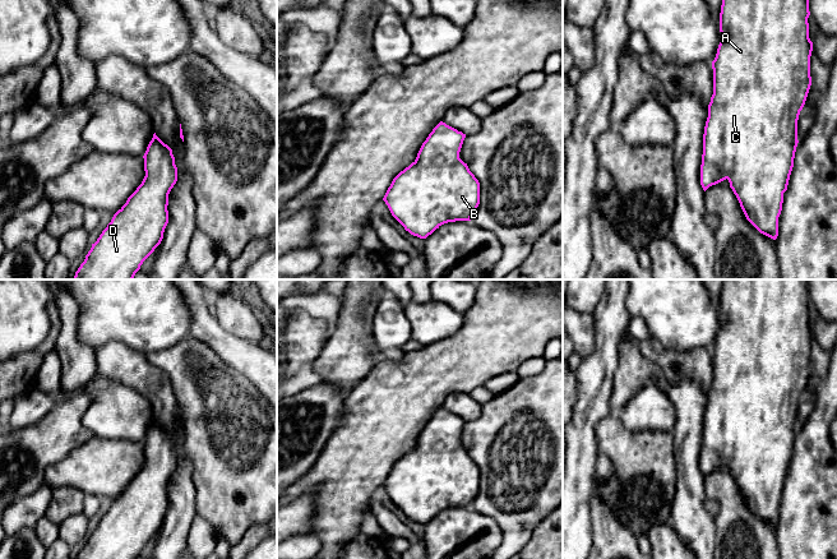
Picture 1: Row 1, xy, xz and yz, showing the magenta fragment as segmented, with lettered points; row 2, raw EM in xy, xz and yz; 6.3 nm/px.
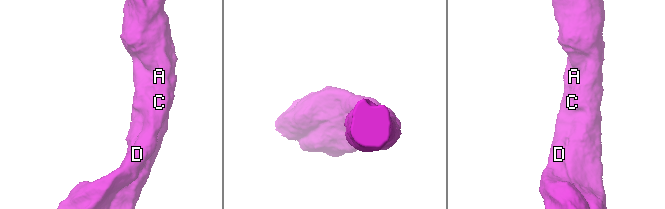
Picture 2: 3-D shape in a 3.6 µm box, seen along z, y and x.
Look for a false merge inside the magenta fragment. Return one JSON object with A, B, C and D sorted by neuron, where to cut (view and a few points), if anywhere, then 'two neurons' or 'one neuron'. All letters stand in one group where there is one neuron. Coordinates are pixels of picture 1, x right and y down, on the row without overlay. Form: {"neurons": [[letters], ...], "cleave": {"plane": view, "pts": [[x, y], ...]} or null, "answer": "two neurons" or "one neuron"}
{"neurons": [["A", "B", "C", "D"]], "cleave": null, "answer": "one neuron"}

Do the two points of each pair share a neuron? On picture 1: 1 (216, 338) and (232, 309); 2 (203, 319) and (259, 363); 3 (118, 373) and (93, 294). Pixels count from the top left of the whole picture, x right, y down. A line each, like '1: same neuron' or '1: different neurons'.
1: different neurons
2: same neuron
3: different neurons

